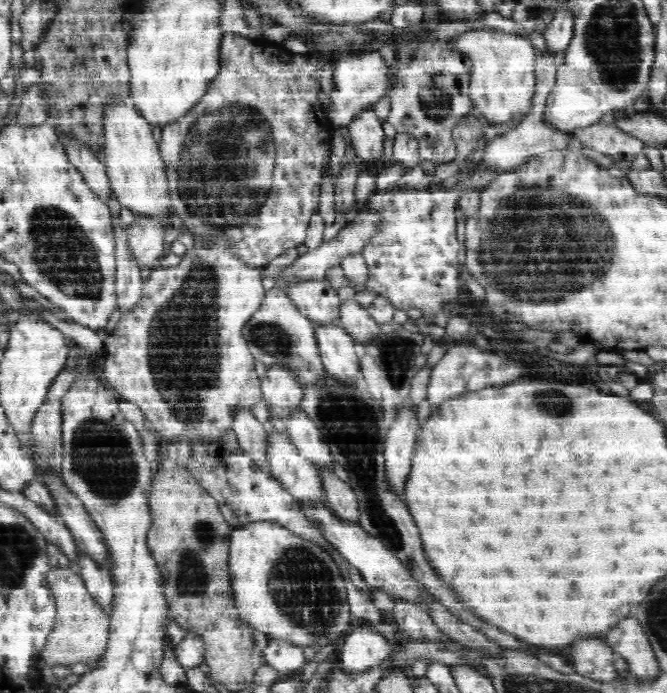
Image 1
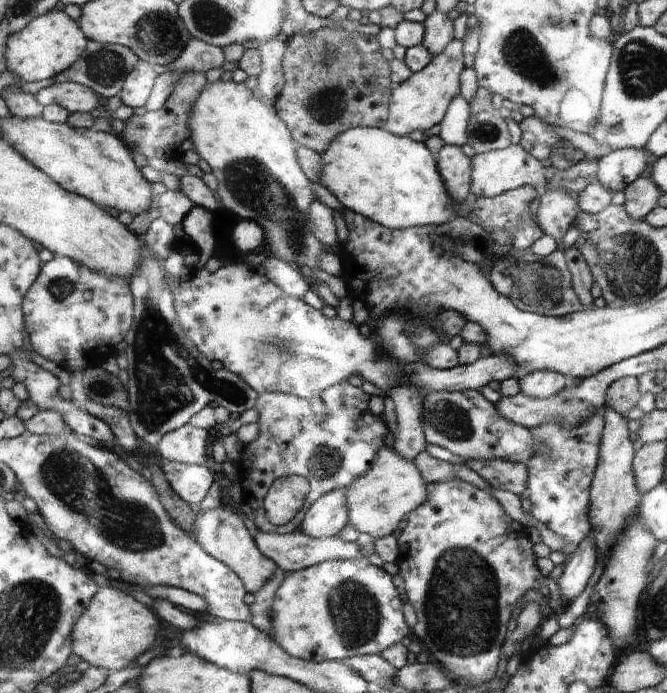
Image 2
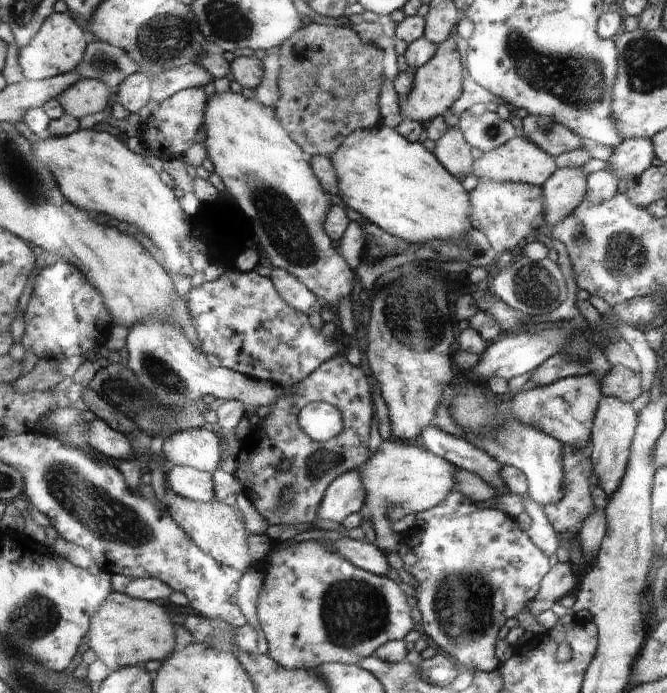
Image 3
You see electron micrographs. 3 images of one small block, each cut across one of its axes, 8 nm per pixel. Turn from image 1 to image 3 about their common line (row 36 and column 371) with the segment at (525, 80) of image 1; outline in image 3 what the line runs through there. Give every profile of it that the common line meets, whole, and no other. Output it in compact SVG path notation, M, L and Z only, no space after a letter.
M382 441L366 468L360 470L362 482L368 490L368 499L360 514L372 523L376 546L384 552L396 551L399 538L392 529L392 524L387 523L389 512L400 507L405 512L417 514L436 507L452 490L454 474L456 468L453 465L417 441Z

